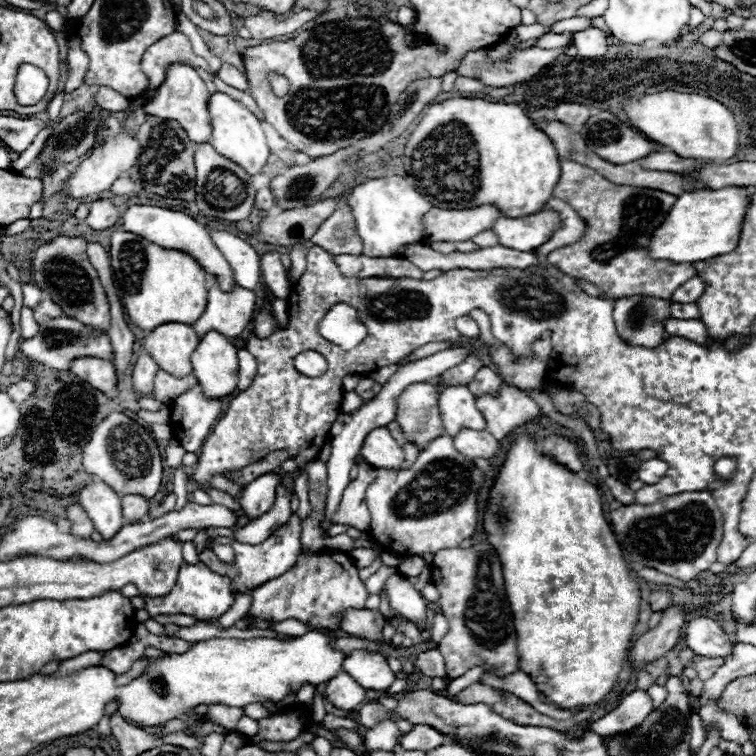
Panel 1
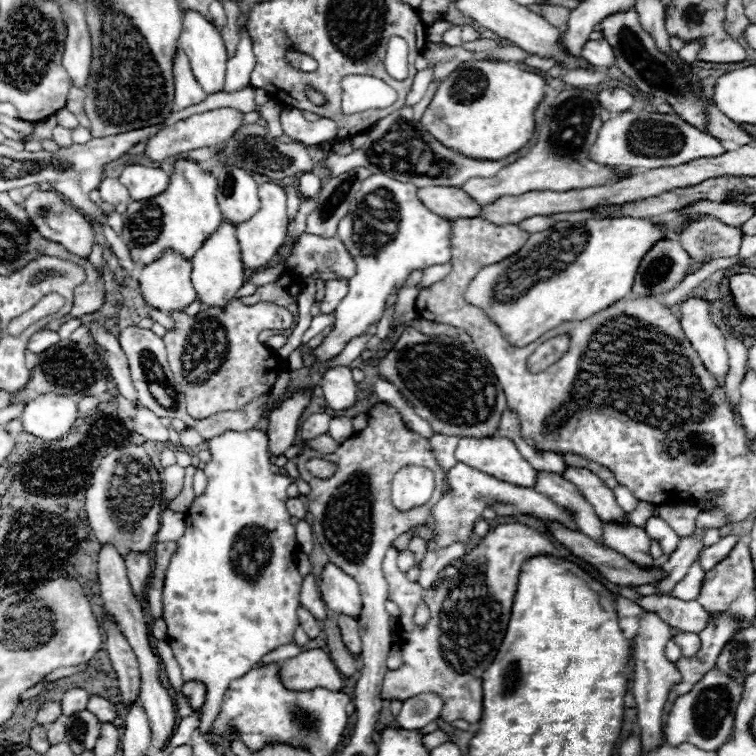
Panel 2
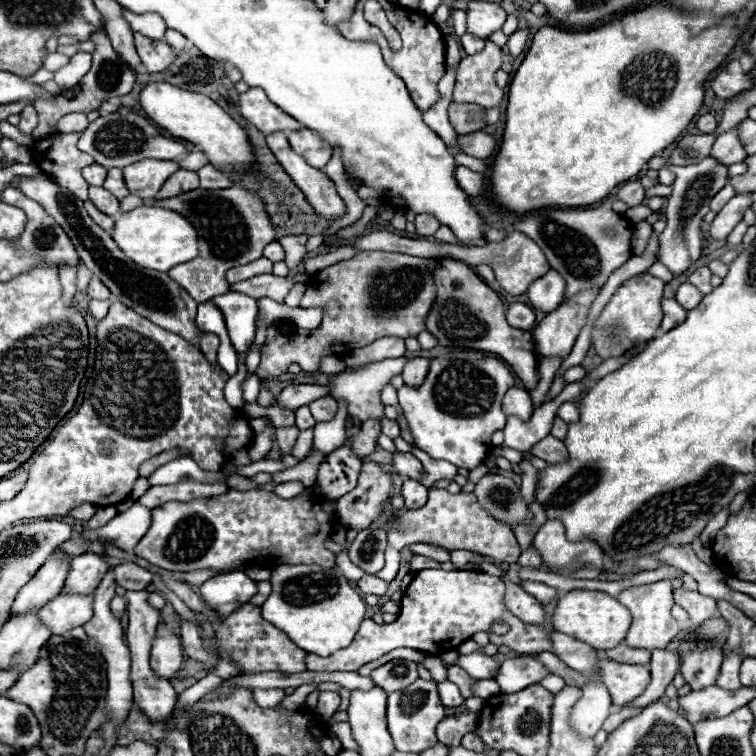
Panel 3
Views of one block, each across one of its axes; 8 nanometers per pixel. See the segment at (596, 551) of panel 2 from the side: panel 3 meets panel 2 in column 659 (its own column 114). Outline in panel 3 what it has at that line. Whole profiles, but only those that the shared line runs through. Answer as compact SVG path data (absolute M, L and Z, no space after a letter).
M124 562L114 566L114 580L118 586L128 588L148 588L152 582L152 572L140 568L134 562Z

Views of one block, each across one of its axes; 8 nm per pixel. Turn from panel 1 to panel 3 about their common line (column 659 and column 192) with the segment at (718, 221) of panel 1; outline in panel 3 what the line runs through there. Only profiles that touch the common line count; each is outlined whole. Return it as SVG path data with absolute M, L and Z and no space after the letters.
M140 206L134 212L124 212L114 228L112 238L116 240L118 248L136 264L144 268L152 268L158 272L168 272L170 268L190 262L198 256L198 236L192 224L180 216L178 212L166 210L166 208L154 208L154 206Z

